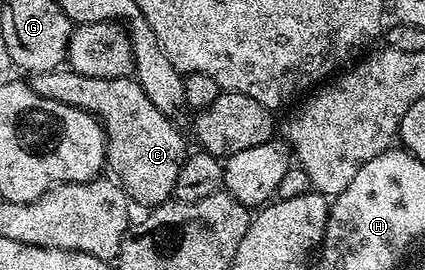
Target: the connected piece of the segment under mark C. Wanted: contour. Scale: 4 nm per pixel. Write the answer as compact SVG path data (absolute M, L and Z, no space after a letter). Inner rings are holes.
M59 69L31 74L28 82L40 97L67 103L69 107L78 107L97 117L106 130L106 163L115 171L117 182L135 204L157 205L173 196L176 177L180 177L188 148L181 133L174 128L177 126L148 101L137 79L84 77L84 73Z

